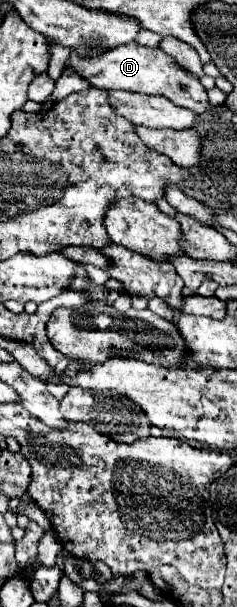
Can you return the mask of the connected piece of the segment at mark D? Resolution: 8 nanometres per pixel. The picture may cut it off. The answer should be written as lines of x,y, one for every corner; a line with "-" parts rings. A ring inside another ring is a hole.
130,42
130,44
120,44
116,48
110,48
108,52
98,56
80,56
78,52
72,52
70,58
66,60
66,68
68,66
96,88
166,96
174,104
190,108
196,114
204,114
212,110
212,104
208,102
208,94
200,84
200,80
190,76
190,72
182,72
182,68
178,68
174,60
170,60
170,56
166,56
158,48
148,48
148,46

